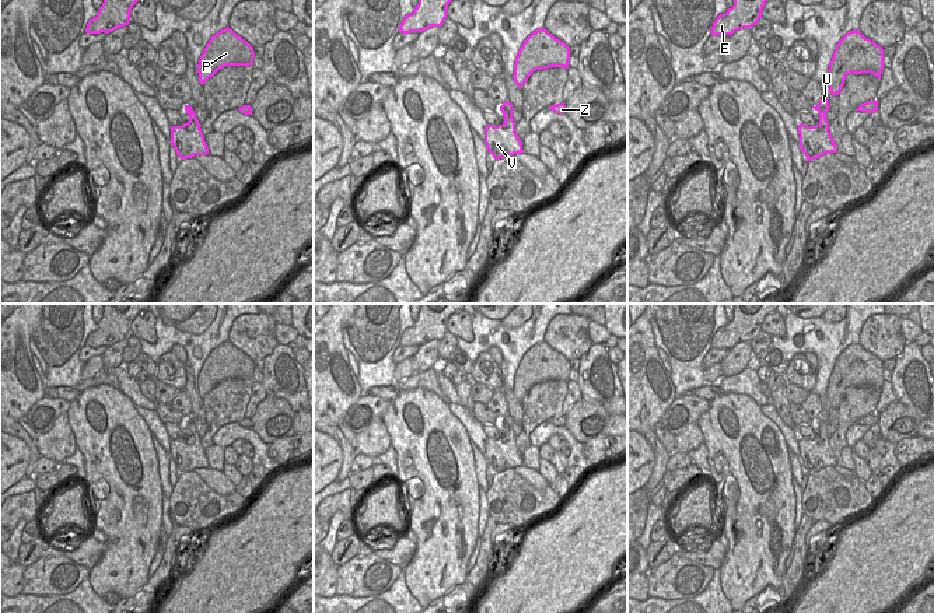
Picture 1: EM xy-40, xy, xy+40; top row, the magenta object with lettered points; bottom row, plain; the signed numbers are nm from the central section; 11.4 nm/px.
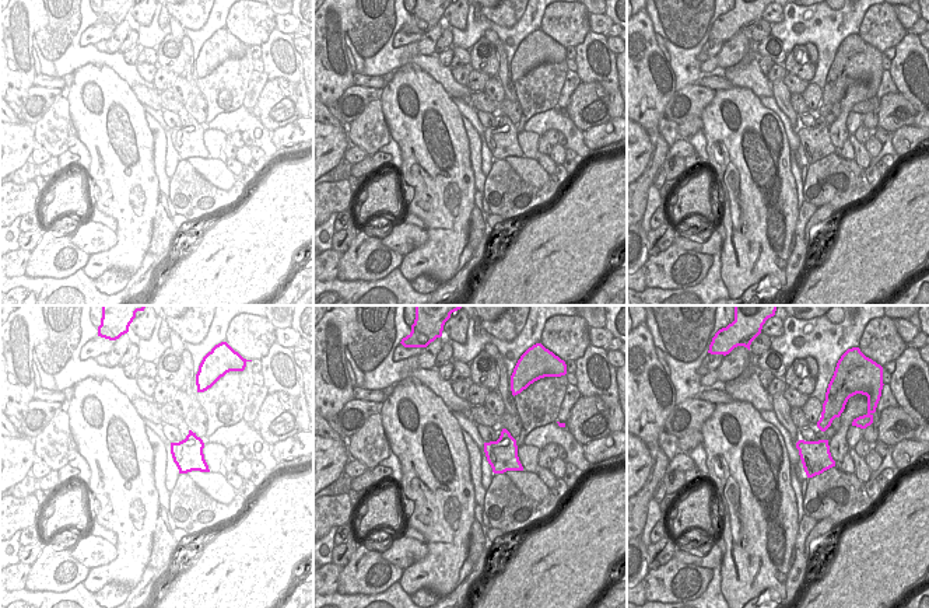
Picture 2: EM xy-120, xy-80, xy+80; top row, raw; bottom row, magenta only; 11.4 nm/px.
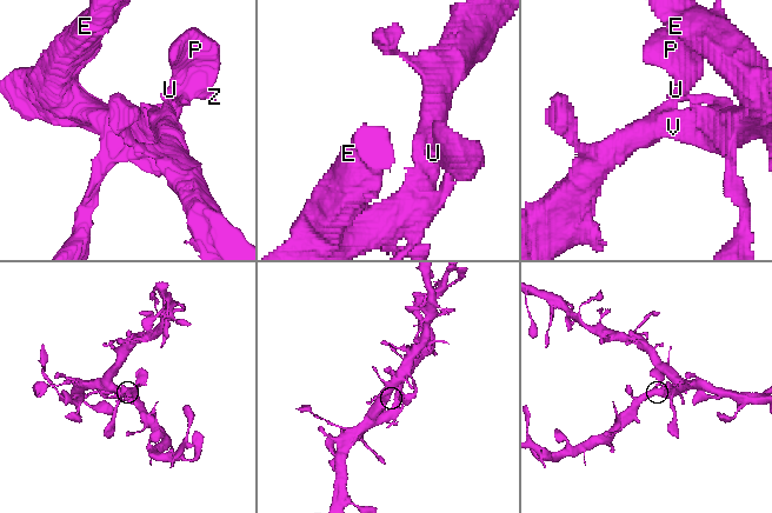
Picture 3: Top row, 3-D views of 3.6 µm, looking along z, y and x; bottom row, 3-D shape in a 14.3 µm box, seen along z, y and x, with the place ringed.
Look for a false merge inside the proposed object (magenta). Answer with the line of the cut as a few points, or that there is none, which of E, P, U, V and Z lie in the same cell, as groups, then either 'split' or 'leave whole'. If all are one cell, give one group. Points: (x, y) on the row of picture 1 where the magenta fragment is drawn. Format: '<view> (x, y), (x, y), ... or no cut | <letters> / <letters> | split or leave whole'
no cut | E P U V Z | leave whole

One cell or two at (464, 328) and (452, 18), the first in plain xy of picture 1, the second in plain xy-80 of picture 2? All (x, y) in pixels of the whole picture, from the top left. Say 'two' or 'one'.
one

